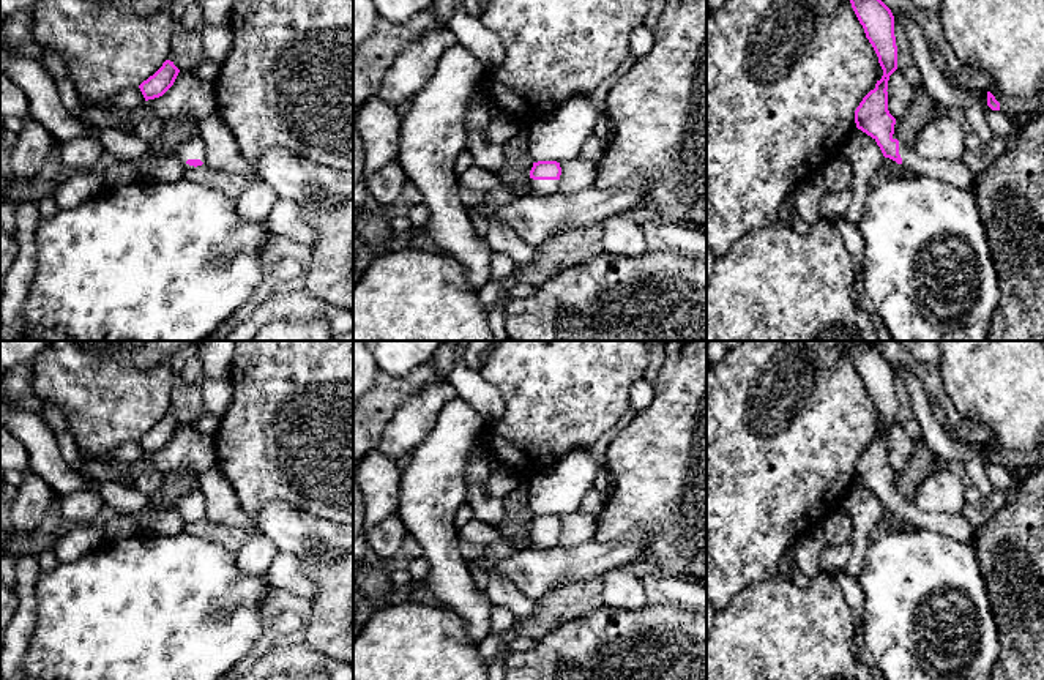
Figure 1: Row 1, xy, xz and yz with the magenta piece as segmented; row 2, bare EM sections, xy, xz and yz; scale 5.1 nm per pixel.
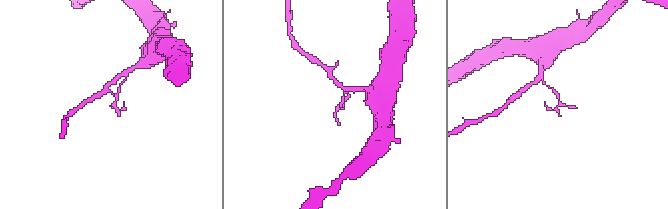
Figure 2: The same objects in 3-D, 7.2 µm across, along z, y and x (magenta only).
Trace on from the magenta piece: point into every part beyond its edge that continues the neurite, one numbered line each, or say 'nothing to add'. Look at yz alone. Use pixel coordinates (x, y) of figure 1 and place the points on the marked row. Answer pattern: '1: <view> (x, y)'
1: yz (954, 172)

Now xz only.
1: xz (541, 188)

